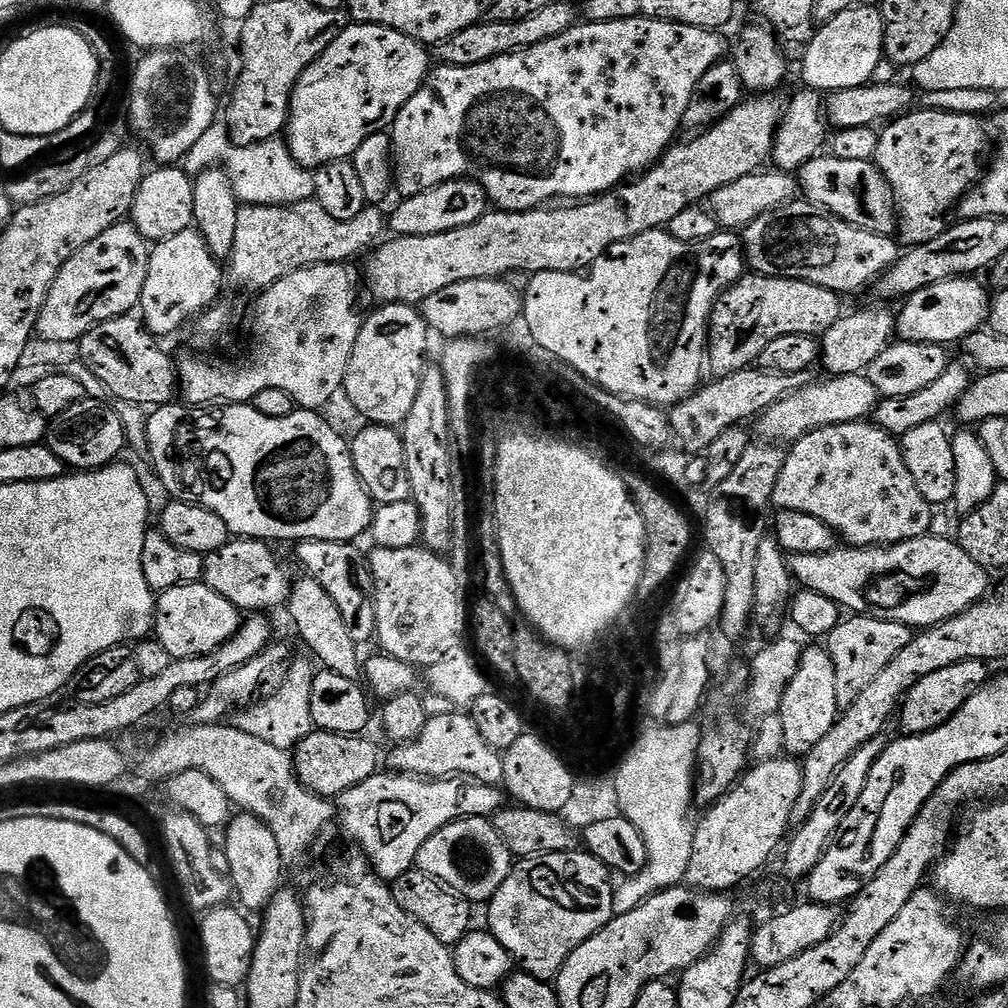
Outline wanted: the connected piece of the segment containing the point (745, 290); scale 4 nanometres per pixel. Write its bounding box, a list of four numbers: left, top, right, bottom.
[707,274,842,377]

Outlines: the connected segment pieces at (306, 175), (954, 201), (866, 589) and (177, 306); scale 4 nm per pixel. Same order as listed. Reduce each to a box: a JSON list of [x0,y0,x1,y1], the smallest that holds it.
[[182,122,315,207],[874,107,990,248],[788,534,989,630],[138,227,224,338]]

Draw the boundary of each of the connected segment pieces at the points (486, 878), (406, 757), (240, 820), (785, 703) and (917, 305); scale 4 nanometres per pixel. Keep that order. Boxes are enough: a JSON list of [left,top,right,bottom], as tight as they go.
[[415,816,514,906],[387,710,504,786],[224,814,286,909],[778,647,841,758],[896,278,990,346]]

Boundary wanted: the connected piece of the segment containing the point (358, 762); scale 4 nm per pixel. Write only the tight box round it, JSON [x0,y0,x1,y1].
[294,730,382,798]

